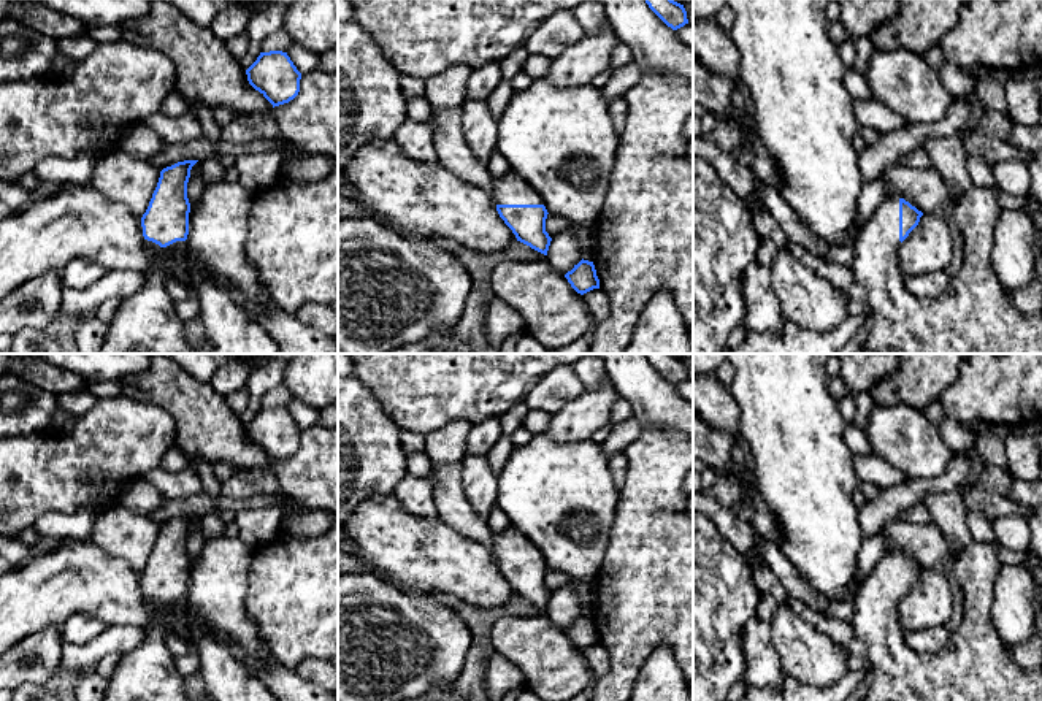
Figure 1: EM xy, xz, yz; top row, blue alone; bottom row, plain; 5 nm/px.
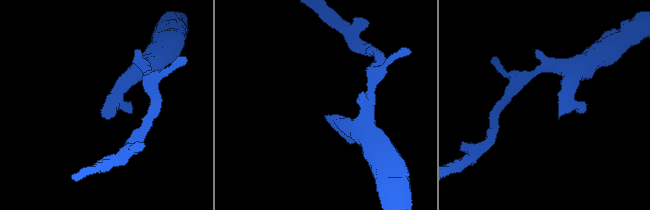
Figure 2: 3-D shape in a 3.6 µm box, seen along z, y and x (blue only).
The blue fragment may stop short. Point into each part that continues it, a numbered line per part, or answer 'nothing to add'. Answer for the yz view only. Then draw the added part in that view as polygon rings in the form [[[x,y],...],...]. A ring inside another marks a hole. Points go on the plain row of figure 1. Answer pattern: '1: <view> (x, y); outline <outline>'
1: yz (977, 665); outline [[[972,541],[958,555],[953,555],[956,579],[963,588],[964,611],[960,626],[952,631],[952,641],[940,652],[915,652],[910,649],[899,625],[899,552],[888,550],[866,574],[853,598],[853,617],[850,620],[853,636],[866,644],[866,661],[869,665],[869,691],[864,701],[1042,701],[1042,669],[1025,671],[1012,655],[991,625],[991,607],[994,603],[994,582],[1004,563],[999,558],[999,544]]]

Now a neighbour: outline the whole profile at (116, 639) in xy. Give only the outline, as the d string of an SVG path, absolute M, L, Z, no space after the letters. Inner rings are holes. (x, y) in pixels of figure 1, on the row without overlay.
M108 625L103 633L84 644L63 644L59 671L68 671L76 676L89 668L95 668L109 655L122 655L141 645L146 633L143 626Z

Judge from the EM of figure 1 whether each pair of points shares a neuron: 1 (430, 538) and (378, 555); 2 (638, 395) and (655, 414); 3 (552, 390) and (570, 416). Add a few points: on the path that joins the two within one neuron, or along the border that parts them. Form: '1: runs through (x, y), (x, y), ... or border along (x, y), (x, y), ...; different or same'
1: runs through (417, 547), (390, 547); same
2: runs through (643, 400), (652, 409); same
3: border along (586, 387), (552, 414); different

